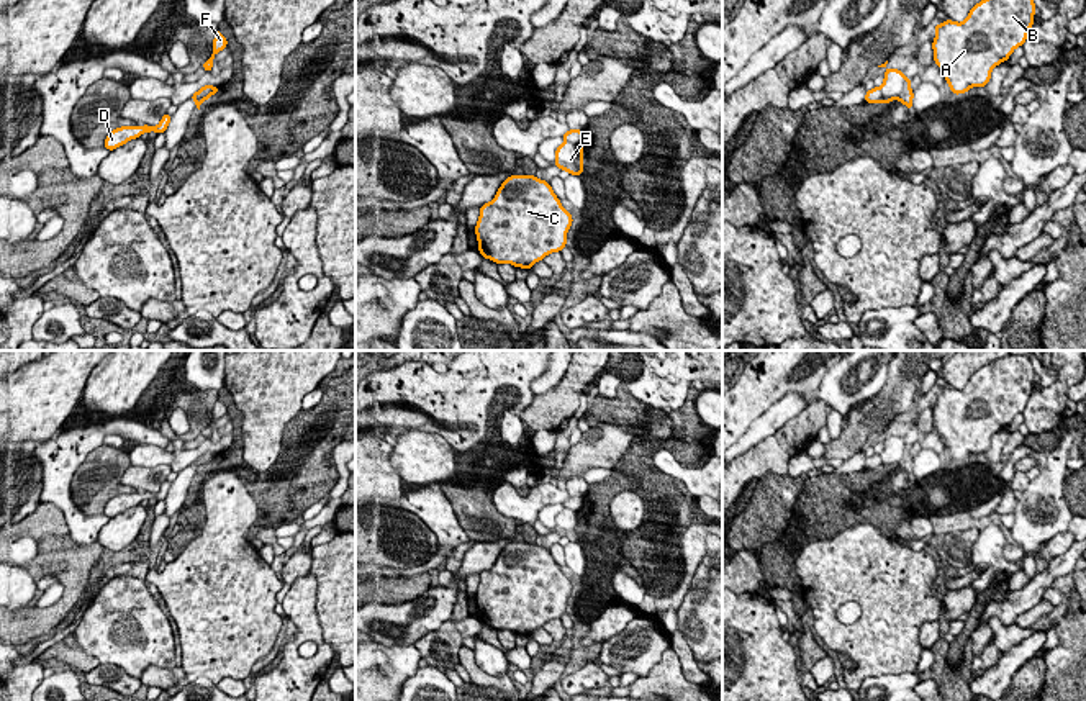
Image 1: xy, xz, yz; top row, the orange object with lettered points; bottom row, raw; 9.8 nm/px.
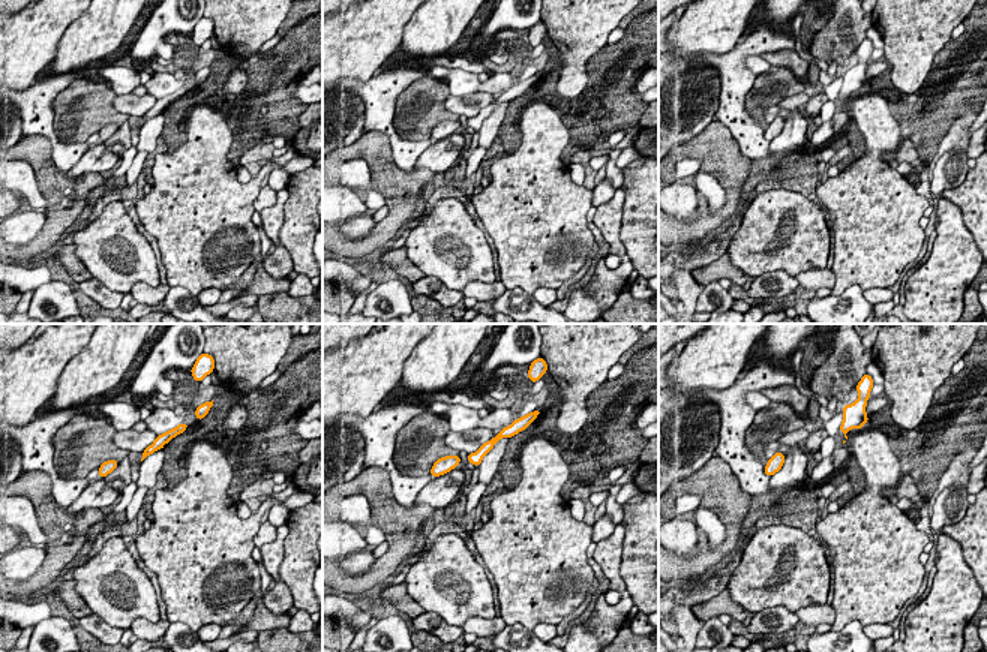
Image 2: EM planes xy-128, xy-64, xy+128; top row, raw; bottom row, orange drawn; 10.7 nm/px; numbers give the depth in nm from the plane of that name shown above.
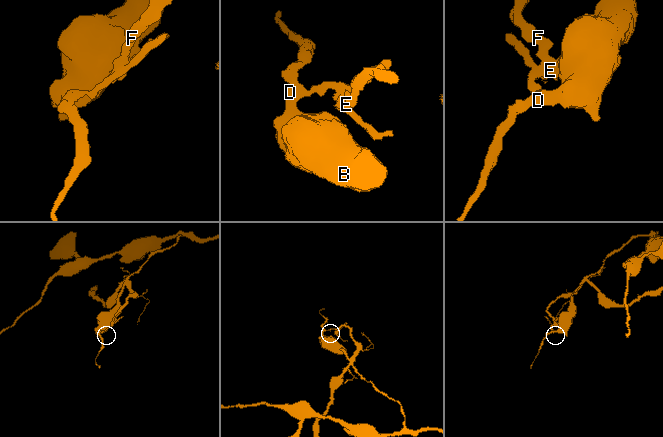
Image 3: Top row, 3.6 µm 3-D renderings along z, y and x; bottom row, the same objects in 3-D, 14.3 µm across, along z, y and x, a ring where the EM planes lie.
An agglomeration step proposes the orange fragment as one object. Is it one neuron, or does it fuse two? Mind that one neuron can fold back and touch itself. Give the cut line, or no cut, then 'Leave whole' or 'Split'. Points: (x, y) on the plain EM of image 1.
Split along xz (565, 506), (582, 513). Split

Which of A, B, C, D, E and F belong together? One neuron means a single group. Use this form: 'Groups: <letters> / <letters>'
Groups: A B C D / E F

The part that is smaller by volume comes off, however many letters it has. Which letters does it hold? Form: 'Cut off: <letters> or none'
Cut off: E, F

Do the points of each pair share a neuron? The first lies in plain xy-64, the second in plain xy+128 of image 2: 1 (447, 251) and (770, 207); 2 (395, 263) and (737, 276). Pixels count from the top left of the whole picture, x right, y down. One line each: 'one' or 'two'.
1: one
2: one

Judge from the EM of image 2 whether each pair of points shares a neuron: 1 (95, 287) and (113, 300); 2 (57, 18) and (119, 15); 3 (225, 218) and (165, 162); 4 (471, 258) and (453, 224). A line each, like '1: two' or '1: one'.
1: one
2: two
3: one
4: one

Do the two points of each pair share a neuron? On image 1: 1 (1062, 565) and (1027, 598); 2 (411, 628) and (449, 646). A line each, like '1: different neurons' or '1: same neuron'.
1: same neuron
2: different neurons

